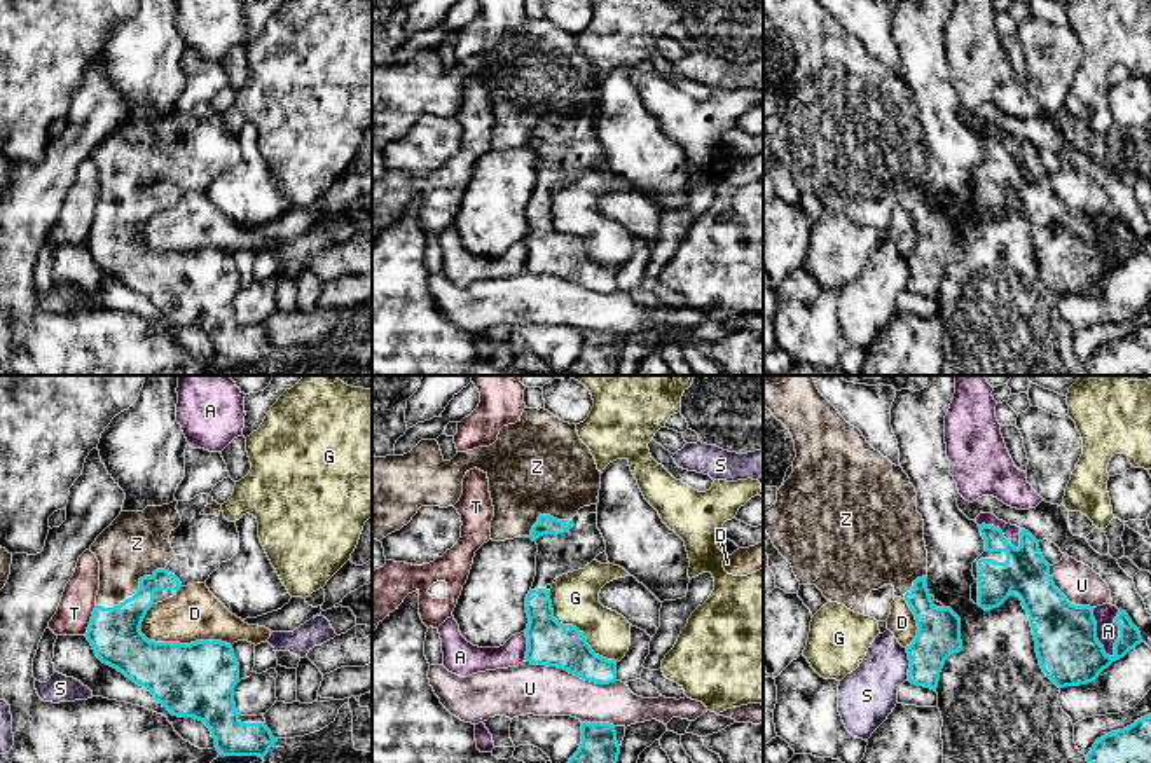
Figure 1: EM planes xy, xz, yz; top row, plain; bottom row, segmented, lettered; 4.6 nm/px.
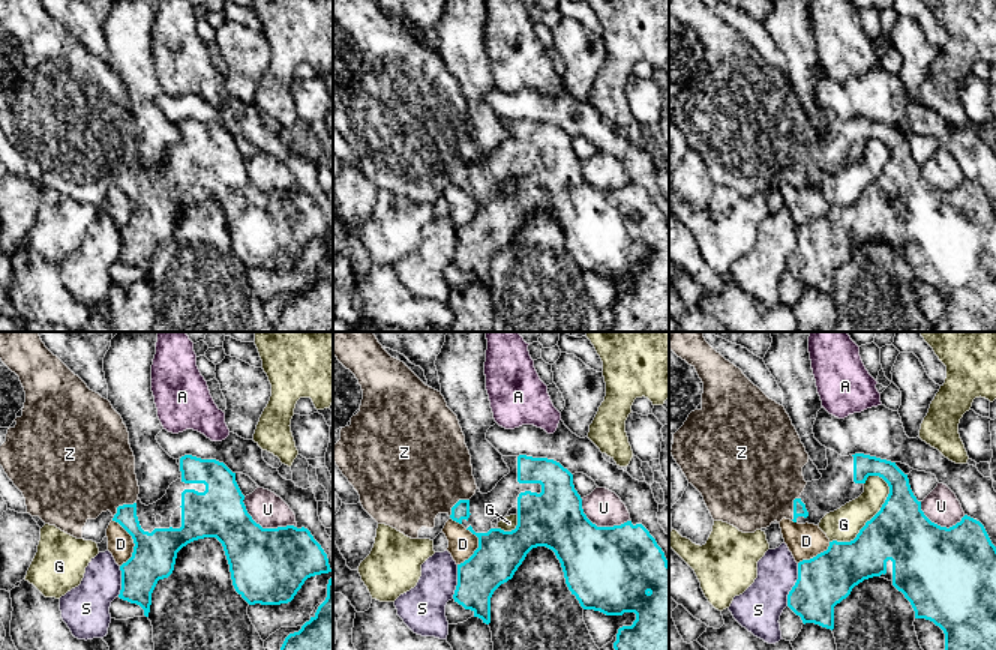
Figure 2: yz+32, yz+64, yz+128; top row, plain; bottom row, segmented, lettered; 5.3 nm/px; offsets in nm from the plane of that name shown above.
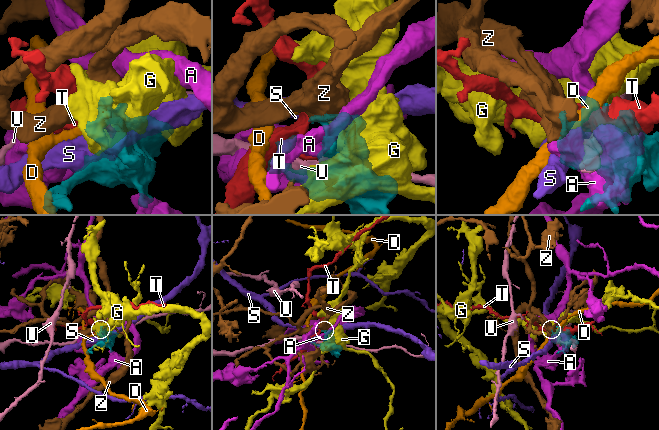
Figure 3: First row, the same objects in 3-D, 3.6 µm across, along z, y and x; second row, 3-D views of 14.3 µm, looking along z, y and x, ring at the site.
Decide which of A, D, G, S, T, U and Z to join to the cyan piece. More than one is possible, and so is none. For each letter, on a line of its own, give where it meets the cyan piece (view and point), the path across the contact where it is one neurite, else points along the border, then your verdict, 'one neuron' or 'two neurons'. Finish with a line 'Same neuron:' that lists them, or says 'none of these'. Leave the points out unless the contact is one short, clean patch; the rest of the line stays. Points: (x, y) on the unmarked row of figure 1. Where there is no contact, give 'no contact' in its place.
A: meets cyan in yz at (1095, 243); two neurons
D: meets cyan in xy at (184, 254); two neurons
G: meets cyan in xz at (575, 236); two neurons
S: meets cyan in yz at (910, 273); two neurons
T: meets cyan in xy at (91, 226); border along xy (96, 215), (88, 234); two neurons
U: meets cyan in xz at (570, 281); two neurons
Z: meets cyan in xy at (135, 203); runs through xy (114, 241), (119, 219), (135, 203), (137, 152); one neuron
Same neuron: Z

